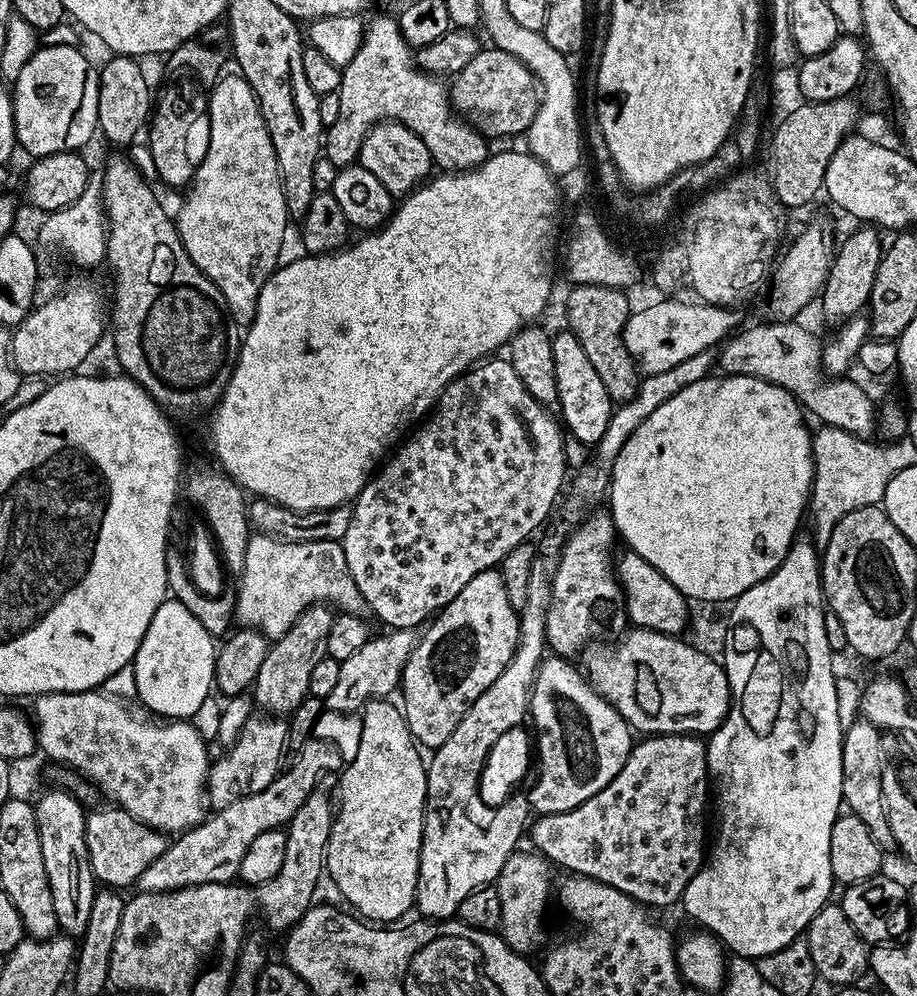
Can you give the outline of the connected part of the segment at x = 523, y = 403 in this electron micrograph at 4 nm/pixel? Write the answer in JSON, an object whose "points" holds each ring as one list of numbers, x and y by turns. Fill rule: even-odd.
{"points":[[506,358,489,359,465,372,457,380,452,380,446,386,446,390,436,401,427,419,407,437,408,441,405,439,391,453,387,463,365,484,364,489,360,491,359,496,351,505,350,527,346,529,342,543,346,554,346,566,354,578,354,586,358,586,358,590,362,590,362,598,368,604,368,612,376,615,382,623,388,624,384,626,392,630,419,629,425,622,431,621,440,609,445,608,450,602,454,602,454,598,458,598,458,594,462,594,462,586,466,586,466,582,470,582,470,578,482,574,487,568,496,568,502,562,502,558,506,558,506,554,510,554,510,550,514,550,514,546,525,543,531,537,528,536,531,532,539,533,541,531,539,528,543,526,544,519,551,514,552,507,554,507,554,512,566,484,564,462,566,436,557,417,553,413,552,417,548,412,551,411,545,405,539,404,534,398,534,394,530,394,530,390,526,390,526,386,522,386,522,378,518,378,518,374,514,374,514,366,510,361]]}

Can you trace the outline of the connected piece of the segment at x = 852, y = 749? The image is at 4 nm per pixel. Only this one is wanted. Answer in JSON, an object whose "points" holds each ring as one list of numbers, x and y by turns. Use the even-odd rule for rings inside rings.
{"points":[[856,718,852,725,844,728,842,742,842,794,843,803,851,815,858,818,870,830,870,838,878,842,881,850,896,848,896,839,890,830,890,818,886,814,886,802,882,794,882,770,884,769,884,745,881,729,869,720]]}

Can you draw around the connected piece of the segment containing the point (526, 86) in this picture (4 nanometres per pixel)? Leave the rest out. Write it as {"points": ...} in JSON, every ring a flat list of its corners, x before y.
{"points":[[495,46,481,47,478,54,474,54,474,58,470,58,470,62,466,62,466,66,462,66,462,70,454,77,450,84,450,99,452,107,459,115,463,116,472,127,483,132,485,136,489,138,495,138,495,136,516,136,519,134,527,133,530,122,534,122,534,114,536,113,536,107,540,105,540,98,538,95,538,85,536,77,532,75,532,72,528,67,518,59,514,54,506,54,506,50,497,48]]}

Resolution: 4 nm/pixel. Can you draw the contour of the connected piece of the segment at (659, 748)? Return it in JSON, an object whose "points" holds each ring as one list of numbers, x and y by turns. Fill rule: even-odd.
{"points":[[652,734,641,740,644,740,641,744,633,743,622,770,594,798,574,810,537,815,531,821,530,836,532,832,531,847,557,869,594,878,614,890,622,890,637,904,656,909,675,900,677,903,690,878,706,863,704,811,710,808,708,750,705,741,696,734]]}

